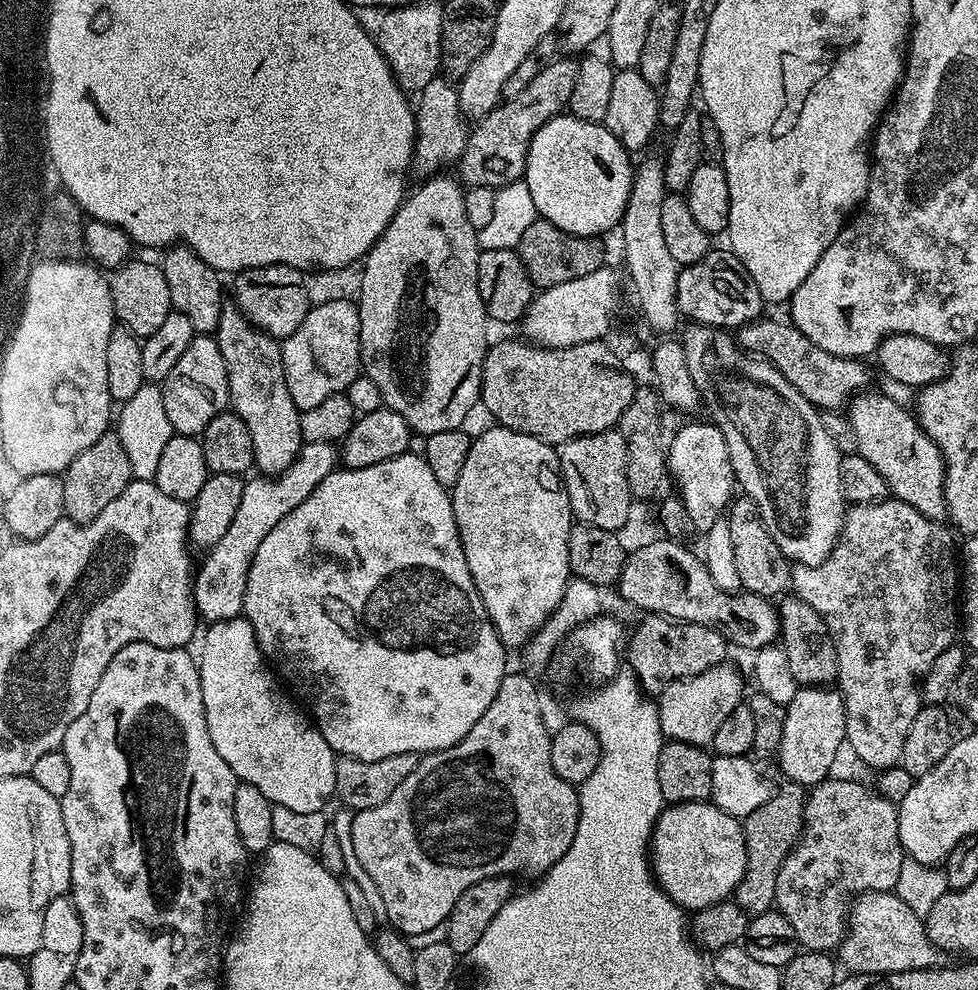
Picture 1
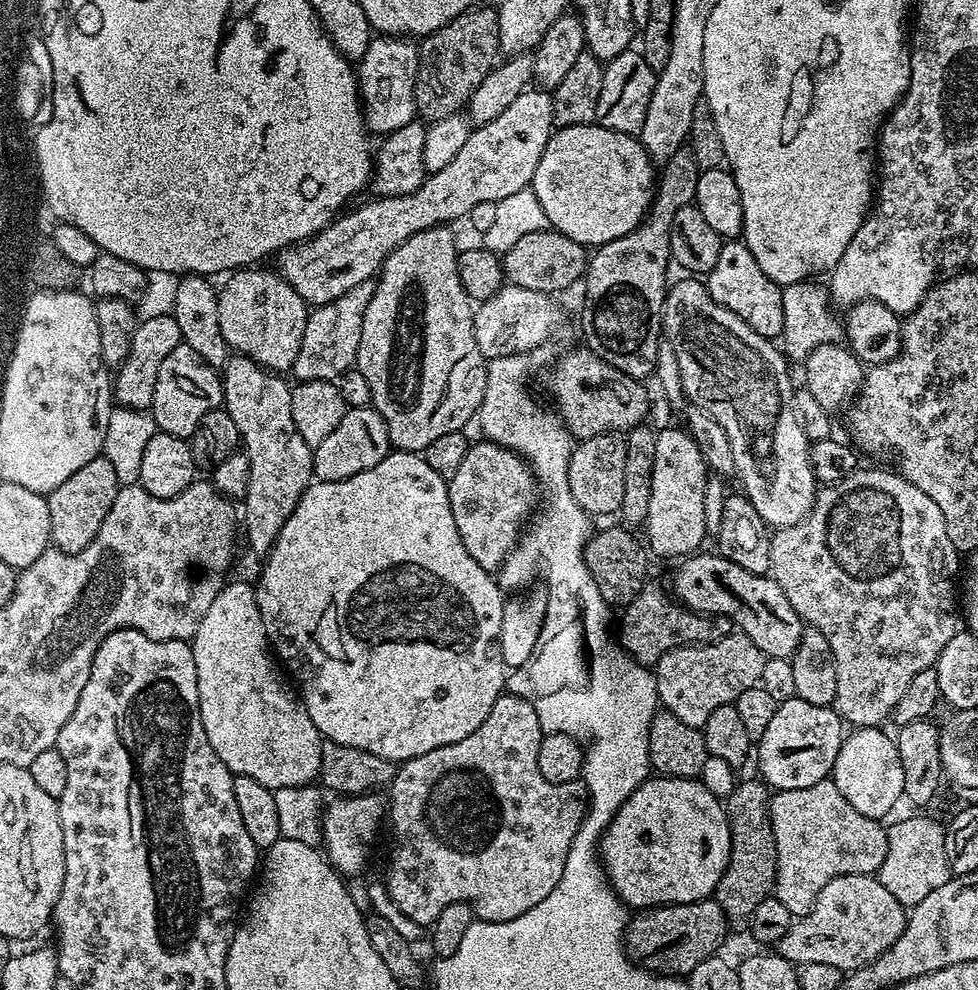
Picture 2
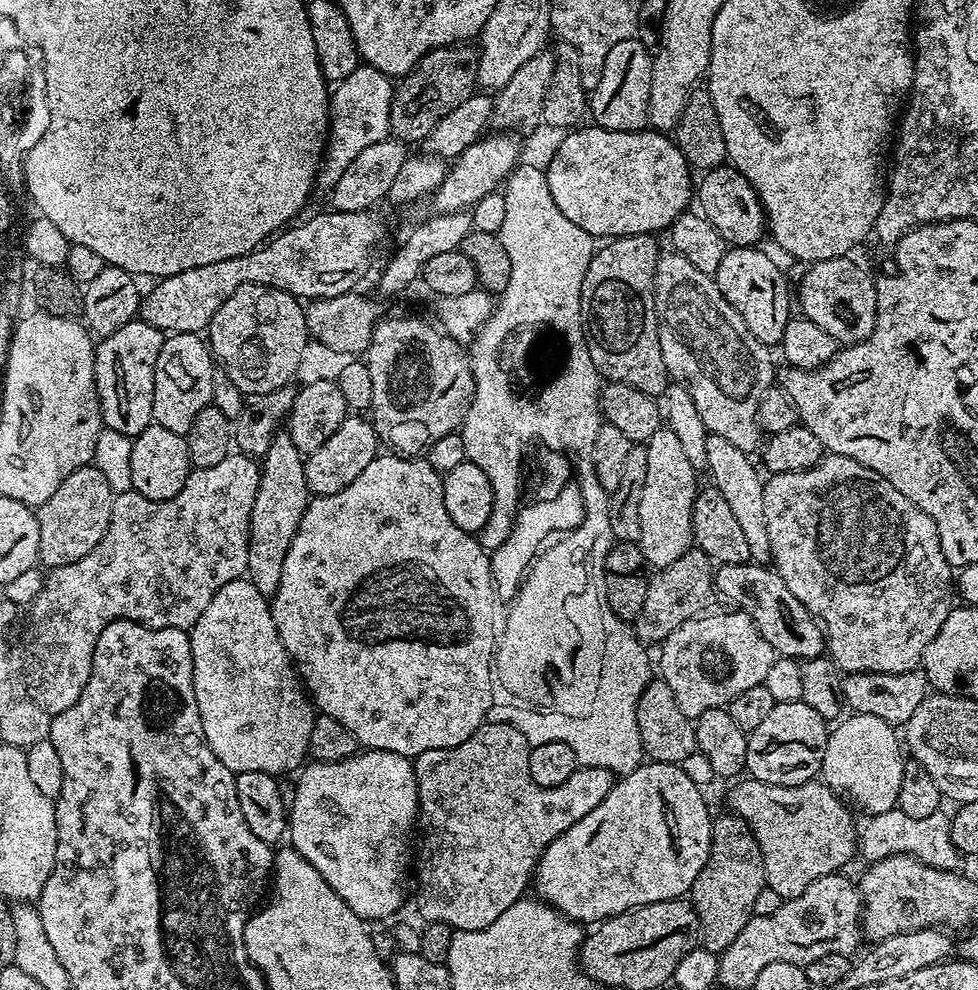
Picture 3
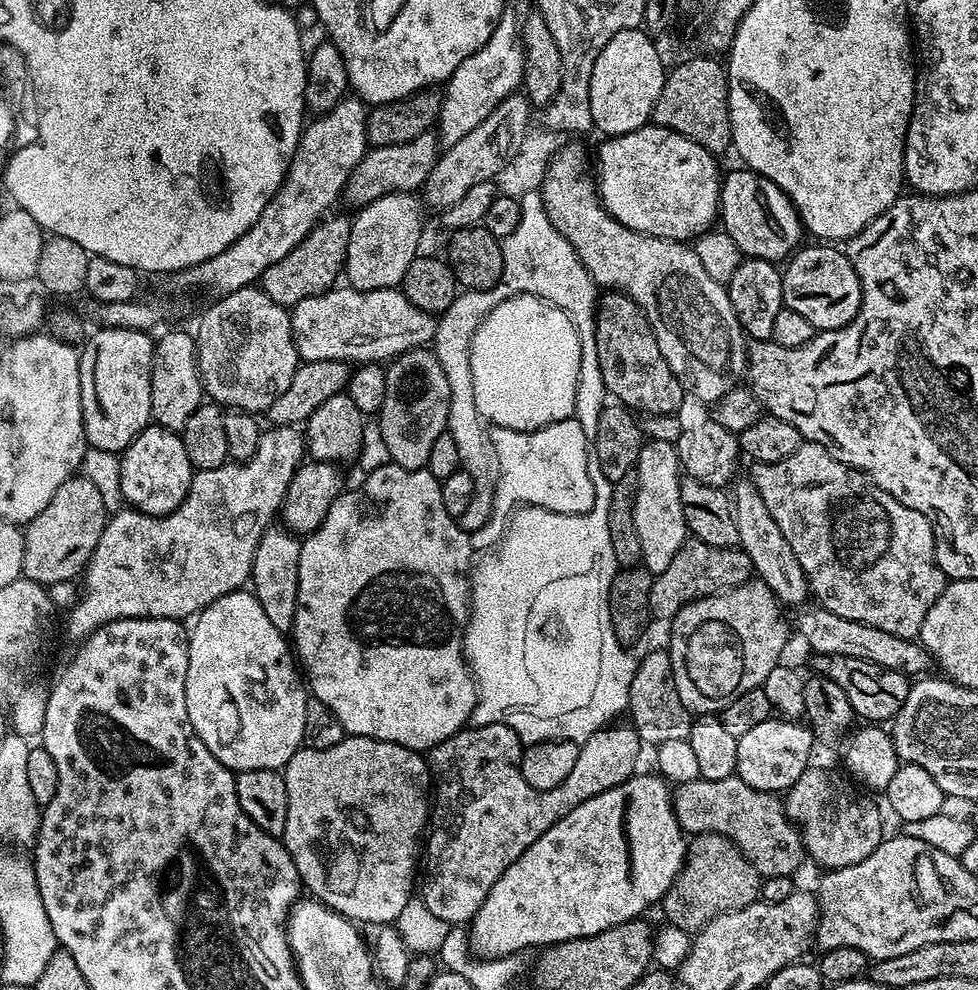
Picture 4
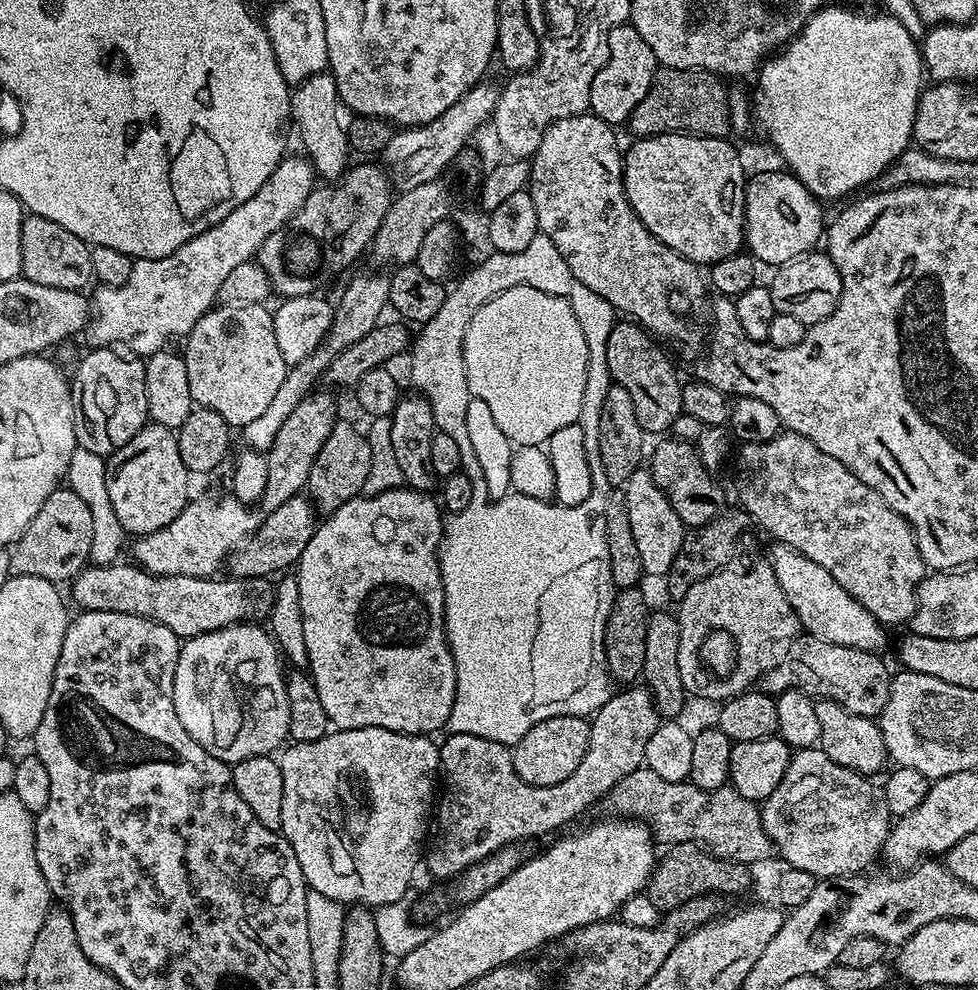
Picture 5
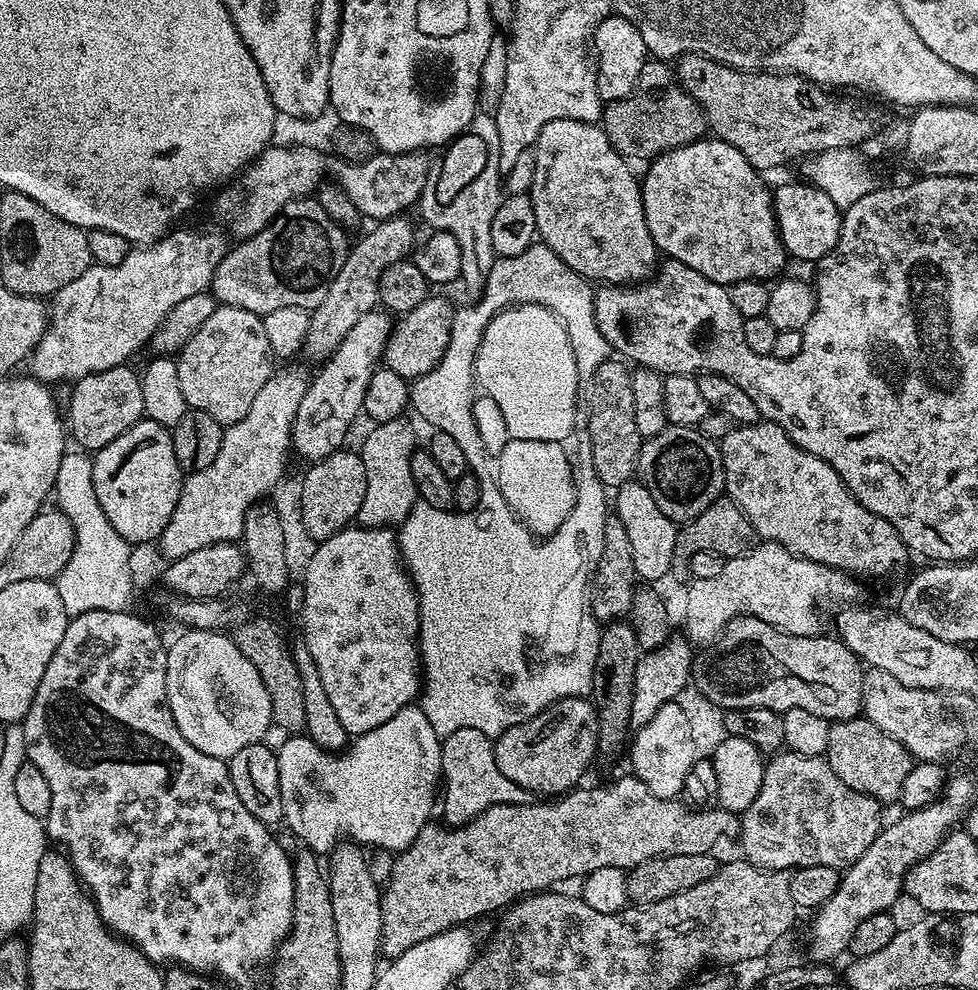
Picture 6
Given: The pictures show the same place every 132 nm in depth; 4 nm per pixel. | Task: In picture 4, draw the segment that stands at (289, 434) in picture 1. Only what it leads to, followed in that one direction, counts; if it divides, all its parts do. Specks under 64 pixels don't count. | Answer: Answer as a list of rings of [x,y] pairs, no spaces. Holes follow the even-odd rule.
[[[269,526],[254,550],[250,591],[258,598],[266,618],[279,632],[291,633],[298,606],[298,558],[301,541],[283,526]]]

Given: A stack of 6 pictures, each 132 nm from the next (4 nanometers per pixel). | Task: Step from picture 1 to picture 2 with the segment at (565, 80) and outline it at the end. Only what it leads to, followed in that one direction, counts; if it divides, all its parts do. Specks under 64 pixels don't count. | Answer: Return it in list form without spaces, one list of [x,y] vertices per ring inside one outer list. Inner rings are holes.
[[[529,87],[494,122],[473,127],[454,162],[425,175],[424,185],[418,190],[405,196],[371,198],[353,212],[337,215],[309,240],[275,253],[275,271],[298,290],[309,306],[334,302],[346,290],[354,290],[358,282],[373,279],[384,265],[384,259],[398,250],[406,238],[427,228],[447,225],[452,222],[448,220],[459,216],[467,217],[478,202],[497,204],[502,198],[510,198],[510,194],[529,187],[553,131],[551,95],[539,87]]]

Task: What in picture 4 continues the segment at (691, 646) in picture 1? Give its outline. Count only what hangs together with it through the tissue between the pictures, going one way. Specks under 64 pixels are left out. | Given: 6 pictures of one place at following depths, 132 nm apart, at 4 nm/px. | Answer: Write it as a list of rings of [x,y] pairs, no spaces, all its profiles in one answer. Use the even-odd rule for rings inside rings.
[[[695,538],[685,540],[684,545],[674,554],[670,566],[662,570],[662,574],[654,577],[648,595],[648,610],[664,622],[671,622],[686,606],[695,600],[712,596],[716,592],[723,592],[726,588],[737,588],[740,584],[747,584],[753,575],[750,558],[739,548],[719,548],[710,546],[706,542]]]

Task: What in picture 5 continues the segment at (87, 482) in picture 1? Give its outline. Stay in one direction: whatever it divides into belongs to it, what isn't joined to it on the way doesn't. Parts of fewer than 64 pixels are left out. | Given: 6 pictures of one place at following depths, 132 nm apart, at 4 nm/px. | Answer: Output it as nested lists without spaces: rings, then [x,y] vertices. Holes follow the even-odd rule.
[[[61,486],[42,502],[42,510],[34,514],[34,522],[26,526],[22,538],[11,545],[10,573],[13,576],[33,576],[53,582],[71,581],[89,563],[94,542],[94,514],[74,490]]]

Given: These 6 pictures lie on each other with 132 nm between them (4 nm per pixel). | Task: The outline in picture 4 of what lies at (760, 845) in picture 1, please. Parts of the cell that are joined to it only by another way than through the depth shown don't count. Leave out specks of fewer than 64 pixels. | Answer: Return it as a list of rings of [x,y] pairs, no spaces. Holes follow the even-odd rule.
[[[697,832],[688,840],[684,865],[678,878],[674,878],[670,890],[666,890],[664,895],[662,909],[664,908],[665,917],[663,919],[669,924],[678,926],[678,930],[695,934],[705,928],[715,916],[742,910],[746,906],[757,903],[760,900],[761,883],[762,878],[756,867],[744,857],[742,850],[738,850],[738,846],[734,846],[734,842],[730,842],[730,838],[713,832]]]

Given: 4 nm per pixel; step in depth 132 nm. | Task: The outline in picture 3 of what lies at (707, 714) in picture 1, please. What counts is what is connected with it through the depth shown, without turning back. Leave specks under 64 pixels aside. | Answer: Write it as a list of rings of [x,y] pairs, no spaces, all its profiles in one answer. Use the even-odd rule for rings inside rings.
[[[713,611],[682,622],[659,645],[658,672],[666,686],[674,690],[674,702],[678,702],[682,714],[695,718],[711,708],[727,706],[742,690],[762,684],[770,666],[774,666],[777,654],[762,638],[758,626],[745,612],[728,611],[732,612]]]

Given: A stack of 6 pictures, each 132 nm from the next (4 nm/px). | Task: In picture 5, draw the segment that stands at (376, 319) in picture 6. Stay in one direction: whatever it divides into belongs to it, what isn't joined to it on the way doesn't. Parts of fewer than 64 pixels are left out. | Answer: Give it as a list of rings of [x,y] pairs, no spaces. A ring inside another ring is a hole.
[[[313,391],[298,407],[282,422],[282,430],[278,430],[278,438],[274,440],[266,455],[270,478],[266,478],[266,490],[262,508],[265,513],[272,512],[282,502],[301,495],[308,487],[308,475],[310,466],[314,466],[314,458],[318,450],[322,450],[322,442],[330,438],[330,430],[336,425],[338,413],[336,413],[336,400],[328,392]]]

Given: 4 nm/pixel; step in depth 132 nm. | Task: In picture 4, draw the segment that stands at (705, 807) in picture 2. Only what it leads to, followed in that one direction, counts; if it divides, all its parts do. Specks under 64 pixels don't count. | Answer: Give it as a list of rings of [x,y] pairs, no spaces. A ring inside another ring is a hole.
[[[634,774],[626,782],[582,802],[582,806],[574,806],[574,810],[570,810],[570,814],[566,814],[566,818],[554,822],[554,826],[550,826],[550,830],[546,830],[546,834],[542,834],[542,838],[538,838],[538,842],[534,842],[534,846],[526,849],[502,874],[502,878],[498,878],[498,882],[494,882],[490,894],[486,894],[486,902],[482,902],[478,914],[474,914],[474,918],[470,922],[470,948],[477,957],[496,960],[500,956],[522,954],[526,948],[536,947],[536,950],[540,950],[550,944],[602,934],[602,930],[610,930],[619,924],[643,917],[644,911],[651,904],[659,905],[663,901],[666,890],[670,890],[674,878],[678,878],[678,874],[682,870],[684,855],[688,849],[688,840],[672,809],[673,789],[668,781],[659,774],[640,775]]]

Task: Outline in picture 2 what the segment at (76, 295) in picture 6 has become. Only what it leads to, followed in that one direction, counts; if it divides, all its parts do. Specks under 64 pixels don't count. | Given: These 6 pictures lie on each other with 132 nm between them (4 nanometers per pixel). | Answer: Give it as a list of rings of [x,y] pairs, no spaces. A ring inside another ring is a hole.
[[[373,35],[366,54],[358,61],[358,87],[360,102],[364,110],[364,123],[369,133],[387,134],[398,130],[402,126],[413,123],[417,119],[416,99],[416,71],[420,65],[420,53],[417,45],[411,39],[403,36]]]

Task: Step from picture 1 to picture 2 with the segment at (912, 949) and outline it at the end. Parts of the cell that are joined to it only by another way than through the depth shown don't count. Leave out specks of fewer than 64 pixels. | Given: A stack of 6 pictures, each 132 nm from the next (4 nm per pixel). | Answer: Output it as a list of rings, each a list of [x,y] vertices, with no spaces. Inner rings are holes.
[[[846,874],[838,878],[830,878],[830,882],[822,886],[809,912],[792,923],[790,930],[786,930],[778,945],[778,955],[795,965],[806,962],[826,962],[830,966],[838,966],[841,973],[847,974],[864,964],[874,962],[890,946],[894,946],[894,942],[898,942],[902,934],[905,919],[905,906],[882,886],[882,882],[875,875]]]

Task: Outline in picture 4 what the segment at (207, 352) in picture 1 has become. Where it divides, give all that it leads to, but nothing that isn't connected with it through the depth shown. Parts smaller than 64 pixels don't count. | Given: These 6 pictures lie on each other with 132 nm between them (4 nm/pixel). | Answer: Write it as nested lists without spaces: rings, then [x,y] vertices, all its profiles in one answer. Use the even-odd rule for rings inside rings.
[[[191,331],[168,332],[155,341],[152,350],[152,373],[150,374],[150,406],[152,420],[164,428],[182,430],[186,418],[198,410],[205,399],[204,387],[196,361],[196,338]]]

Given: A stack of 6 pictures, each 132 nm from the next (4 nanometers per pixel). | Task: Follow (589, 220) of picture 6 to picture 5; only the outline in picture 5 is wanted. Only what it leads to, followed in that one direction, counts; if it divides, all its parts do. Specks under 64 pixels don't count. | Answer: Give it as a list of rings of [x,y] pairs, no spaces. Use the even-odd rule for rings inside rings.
[[[591,114],[562,118],[546,129],[538,150],[530,157],[532,173],[526,189],[534,198],[540,232],[554,242],[566,266],[570,266],[570,274],[582,286],[590,286],[594,294],[602,294],[617,313],[631,318],[661,341],[669,340],[681,344],[688,352],[699,353],[710,336],[710,295],[705,273],[703,276],[700,273],[703,271],[691,260],[650,234],[638,214],[634,214],[624,189],[622,144],[620,148],[612,132],[615,132],[613,125]]]

